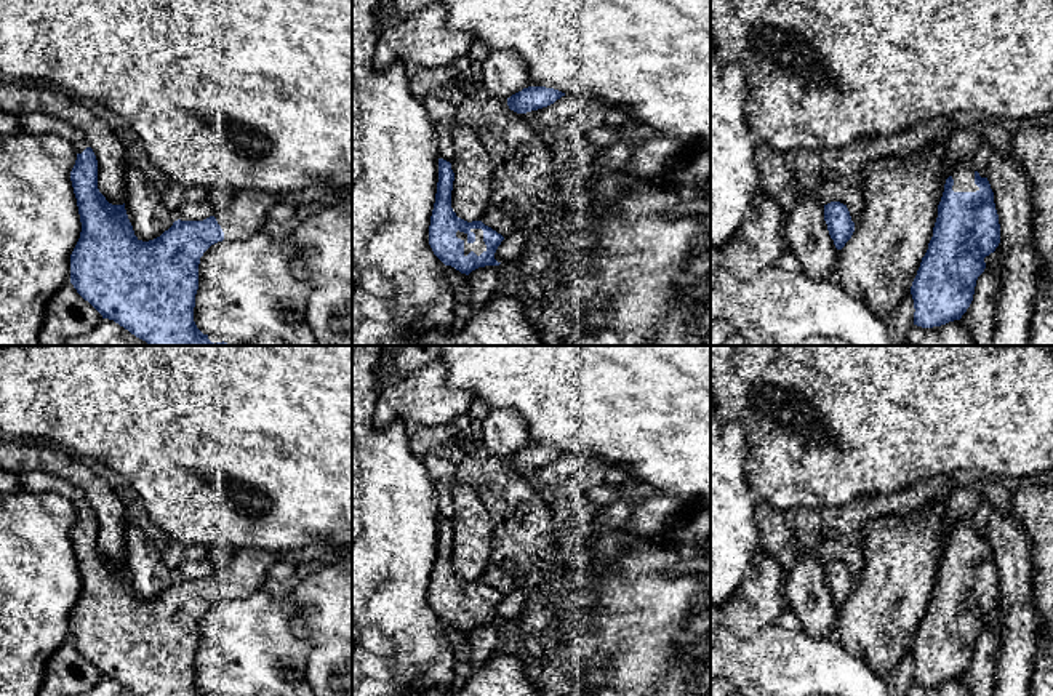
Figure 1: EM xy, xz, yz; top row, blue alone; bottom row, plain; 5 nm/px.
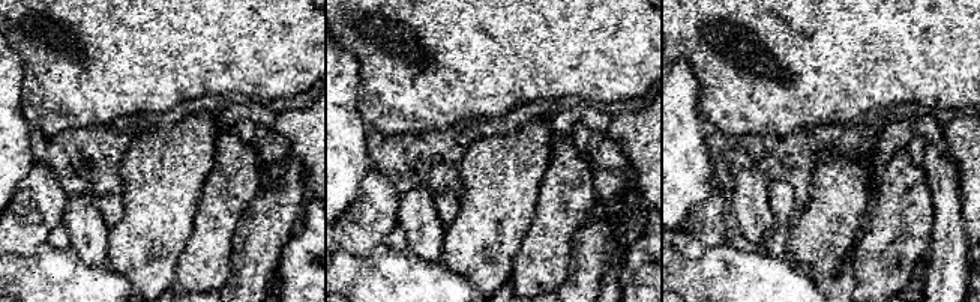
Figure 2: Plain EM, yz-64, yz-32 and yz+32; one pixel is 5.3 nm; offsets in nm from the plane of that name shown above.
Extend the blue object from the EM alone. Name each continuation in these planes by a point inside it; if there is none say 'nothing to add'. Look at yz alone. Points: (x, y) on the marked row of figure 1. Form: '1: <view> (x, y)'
1: yz (964, 173)

